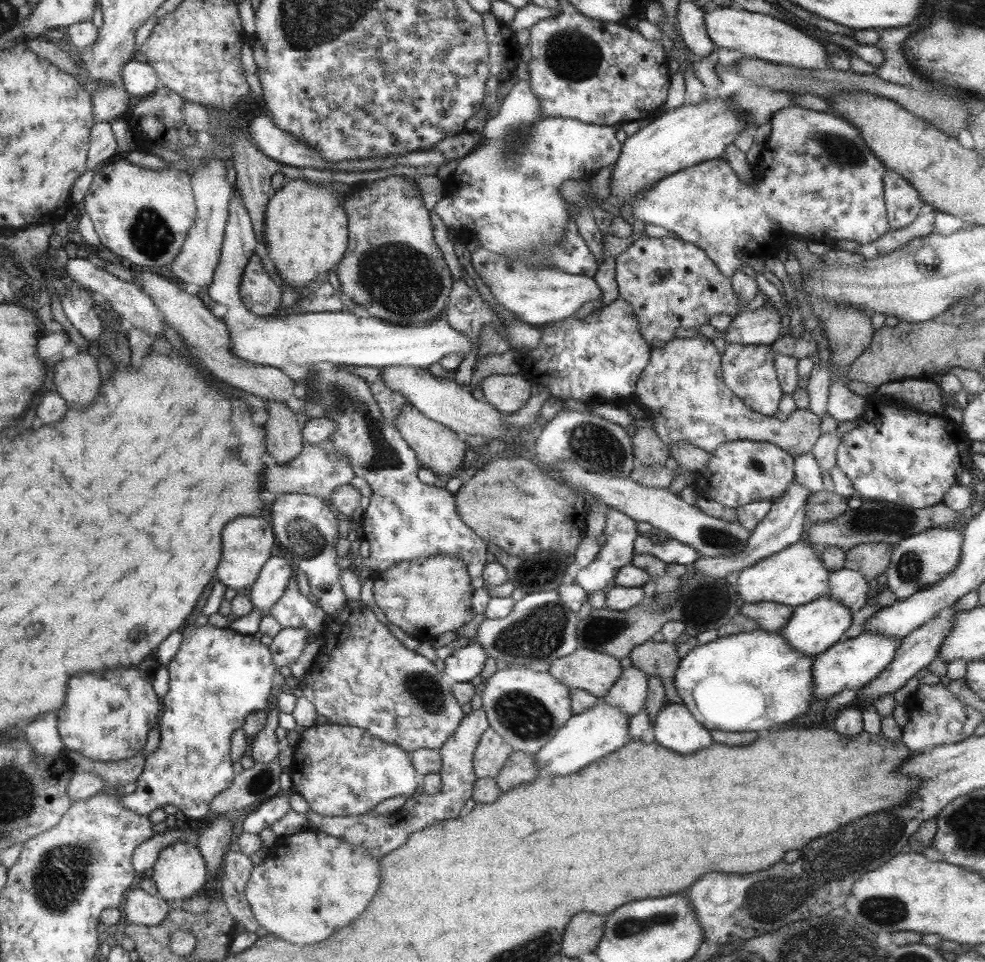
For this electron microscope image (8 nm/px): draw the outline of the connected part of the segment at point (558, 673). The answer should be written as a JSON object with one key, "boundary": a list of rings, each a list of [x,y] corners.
{"boundary":[[[576,647],[571,654],[552,660],[547,673],[569,689],[577,689],[601,699],[621,677],[619,660],[599,651]]]}

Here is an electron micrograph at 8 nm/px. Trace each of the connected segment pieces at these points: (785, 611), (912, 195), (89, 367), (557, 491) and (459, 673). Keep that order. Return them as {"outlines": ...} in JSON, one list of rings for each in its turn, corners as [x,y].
{"outlines":[[[[755,602],[755,604],[743,603],[739,614],[751,620],[755,619],[758,628],[776,632],[787,624],[793,608],[776,602]]],[[[886,170],[882,183],[890,228],[897,230],[907,226],[924,205],[919,199],[917,190],[895,171]]],[[[88,350],[79,352],[75,357],[63,358],[54,365],[53,375],[57,393],[66,399],[71,408],[87,408],[87,406],[91,406],[104,384],[98,359],[91,356]]],[[[500,456],[483,458],[474,476],[465,478],[463,484],[455,492],[455,506],[458,514],[470,530],[482,539],[485,544],[493,544],[507,555],[527,559],[533,554],[546,552],[559,552],[567,556],[575,554],[575,546],[585,536],[585,527],[579,524],[575,512],[577,494],[574,488],[549,478],[546,470],[537,461],[516,456],[509,460]]],[[[479,643],[455,648],[443,659],[443,672],[454,683],[469,683],[481,672],[486,657]]]]}

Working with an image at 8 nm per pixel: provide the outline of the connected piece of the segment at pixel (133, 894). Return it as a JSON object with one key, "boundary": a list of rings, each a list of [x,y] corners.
{"boundary":[[[139,887],[127,894],[124,909],[126,921],[143,927],[155,927],[164,923],[170,907],[159,896],[150,896]]]}

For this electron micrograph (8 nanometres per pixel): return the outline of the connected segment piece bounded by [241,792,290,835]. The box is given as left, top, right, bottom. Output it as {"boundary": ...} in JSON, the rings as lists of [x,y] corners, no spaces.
{"boundary":[[[281,792],[267,802],[259,805],[254,811],[251,811],[241,822],[242,832],[249,834],[258,834],[263,828],[270,826],[283,817],[289,811],[289,800],[287,794]]]}

